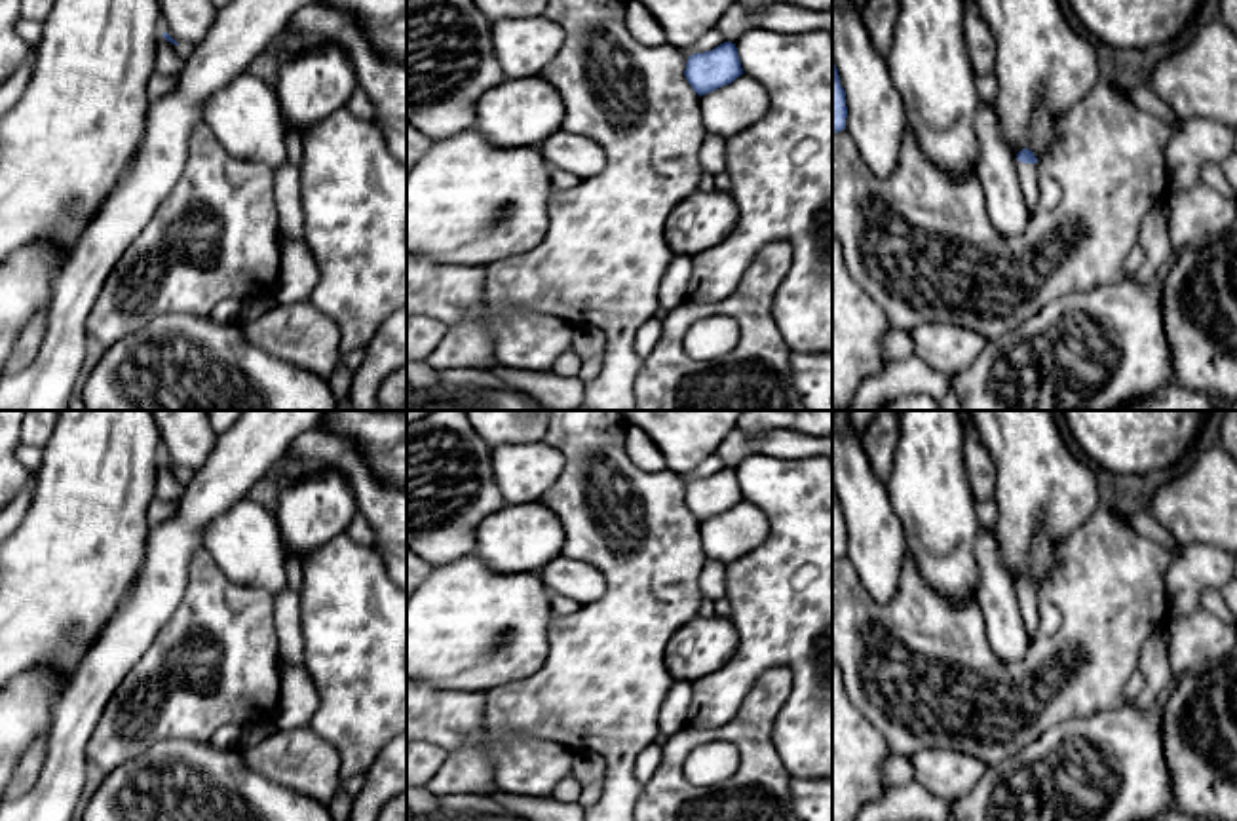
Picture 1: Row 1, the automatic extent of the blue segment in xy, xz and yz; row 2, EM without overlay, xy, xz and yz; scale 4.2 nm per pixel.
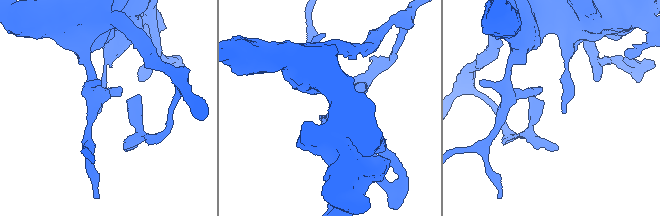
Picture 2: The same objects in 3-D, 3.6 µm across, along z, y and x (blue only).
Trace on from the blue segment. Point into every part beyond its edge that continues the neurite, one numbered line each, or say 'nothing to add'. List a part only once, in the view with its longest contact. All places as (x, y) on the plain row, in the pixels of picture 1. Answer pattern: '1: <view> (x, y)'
1: yz (1027, 599)

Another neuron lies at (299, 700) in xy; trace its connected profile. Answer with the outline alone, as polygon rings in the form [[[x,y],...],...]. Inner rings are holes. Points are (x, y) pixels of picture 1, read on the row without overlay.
[[[281,661],[281,692],[272,718],[276,728],[308,728],[317,707],[319,694],[306,667]]]

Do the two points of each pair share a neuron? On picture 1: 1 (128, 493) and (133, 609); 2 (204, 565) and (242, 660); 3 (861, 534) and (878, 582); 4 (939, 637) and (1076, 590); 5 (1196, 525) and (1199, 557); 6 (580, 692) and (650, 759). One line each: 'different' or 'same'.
1: different
2: same
3: same
4: same
5: different
6: different

